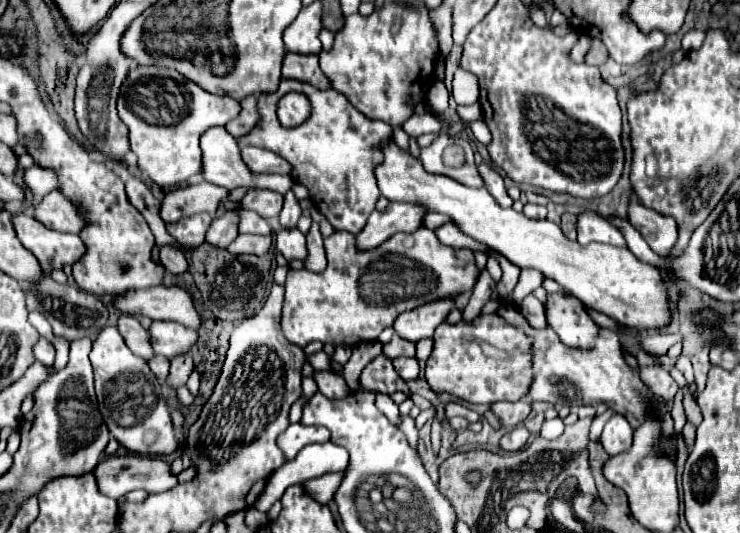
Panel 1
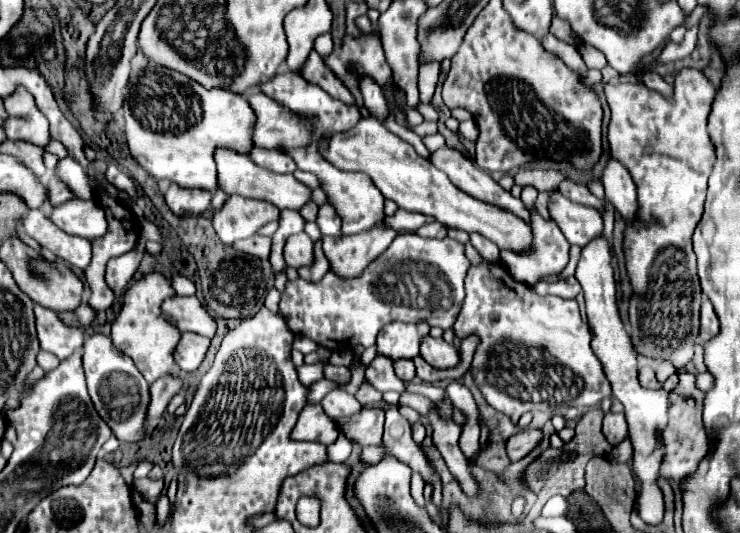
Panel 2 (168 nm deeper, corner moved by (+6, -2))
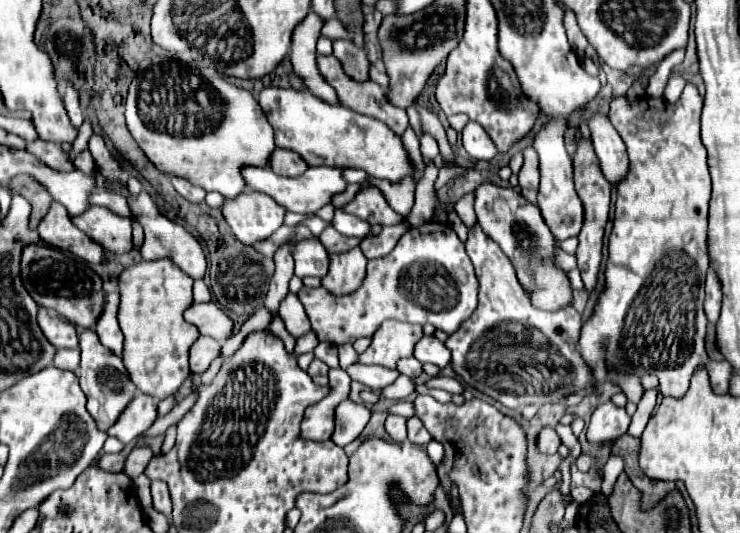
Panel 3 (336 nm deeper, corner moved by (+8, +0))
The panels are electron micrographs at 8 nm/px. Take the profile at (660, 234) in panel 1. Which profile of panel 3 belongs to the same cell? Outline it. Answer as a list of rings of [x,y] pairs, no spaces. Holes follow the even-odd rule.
[[[592,116],[588,126],[602,174],[616,188],[626,178],[630,168],[626,146],[606,116]]]

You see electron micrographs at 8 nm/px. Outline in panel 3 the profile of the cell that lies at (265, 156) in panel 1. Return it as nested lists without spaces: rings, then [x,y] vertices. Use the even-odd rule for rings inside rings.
[[[276,148],[276,150],[270,154],[270,168],[272,168],[276,174],[282,174],[282,176],[298,176],[298,174],[302,174],[308,166],[306,166],[306,162],[302,160],[300,154],[296,154],[296,152],[292,152],[292,150]]]

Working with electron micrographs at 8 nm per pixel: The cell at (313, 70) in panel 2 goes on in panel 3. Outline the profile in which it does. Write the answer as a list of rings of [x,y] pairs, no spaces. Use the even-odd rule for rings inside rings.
[[[318,56],[316,62],[322,78],[336,90],[336,96],[344,106],[354,112],[382,120],[398,136],[406,130],[406,112],[398,106],[392,106],[386,98],[386,92],[376,82],[354,82],[344,74],[342,66],[338,66],[338,60],[334,56]]]

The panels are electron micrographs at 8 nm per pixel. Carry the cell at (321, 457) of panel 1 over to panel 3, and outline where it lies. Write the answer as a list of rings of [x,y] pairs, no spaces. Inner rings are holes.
[[[348,398],[336,406],[334,418],[336,418],[336,430],[332,434],[332,442],[344,448],[346,444],[354,442],[360,436],[360,432],[370,420],[370,410],[364,404],[356,404]]]

